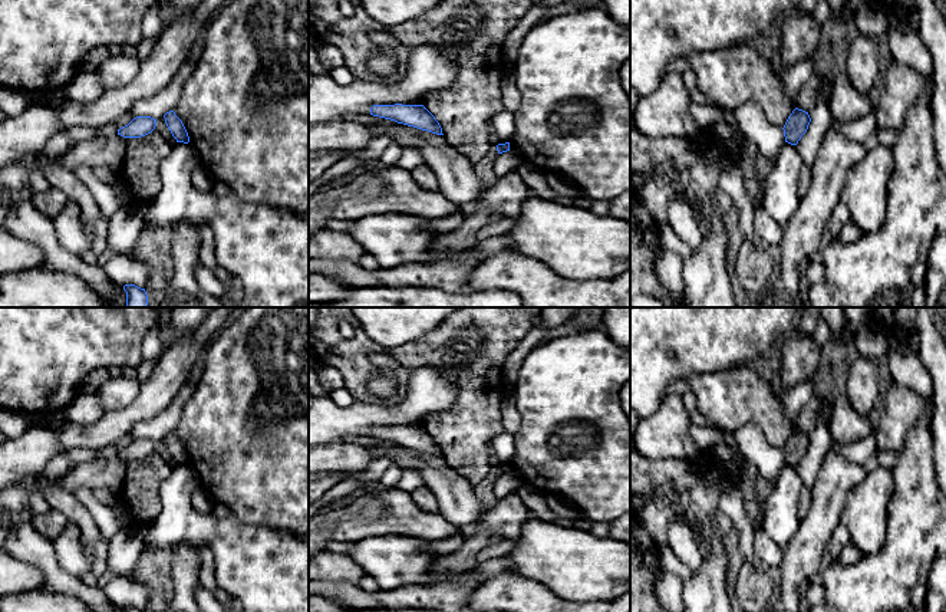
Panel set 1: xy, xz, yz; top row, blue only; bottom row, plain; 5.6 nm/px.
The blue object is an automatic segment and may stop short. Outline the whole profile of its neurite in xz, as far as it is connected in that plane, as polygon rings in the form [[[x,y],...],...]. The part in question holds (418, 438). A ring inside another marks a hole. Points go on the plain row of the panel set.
[[[373,427],[370,437],[395,442],[408,448],[444,457],[439,444],[423,427]]]

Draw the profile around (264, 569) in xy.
[[[178,464],[159,487],[161,511],[151,521],[145,537],[146,547],[175,550],[188,544],[197,550],[207,546],[211,549],[218,588],[237,601],[243,612],[309,612],[309,536],[294,536],[281,529],[245,524],[234,514],[218,519],[204,514],[191,504],[192,491],[200,486],[195,470],[188,464]]]

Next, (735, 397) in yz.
[[[739,365],[715,374],[685,378],[696,397],[698,411],[723,434],[757,425],[769,445],[784,450],[795,428],[785,417],[782,402],[752,365]]]

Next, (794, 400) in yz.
[[[815,378],[801,384],[790,389],[784,389],[779,395],[779,399],[784,407],[784,412],[790,424],[797,430],[797,419],[800,412],[808,405],[808,402],[815,397]]]

